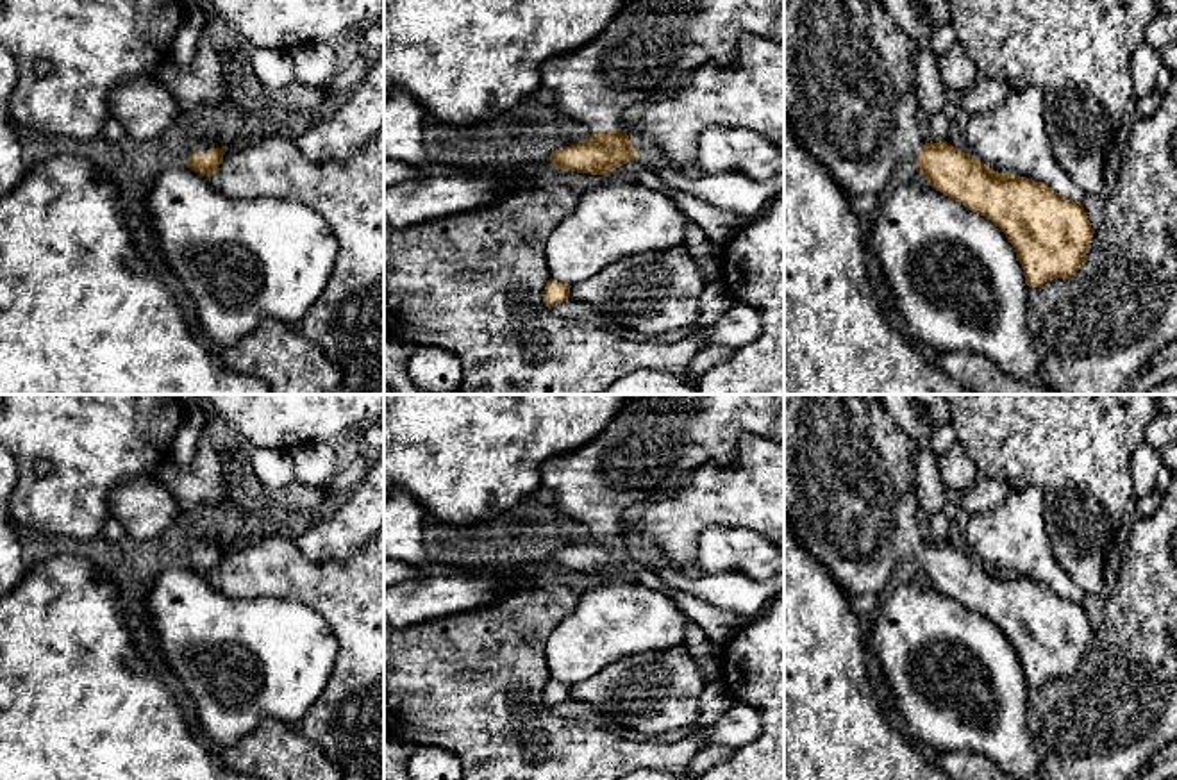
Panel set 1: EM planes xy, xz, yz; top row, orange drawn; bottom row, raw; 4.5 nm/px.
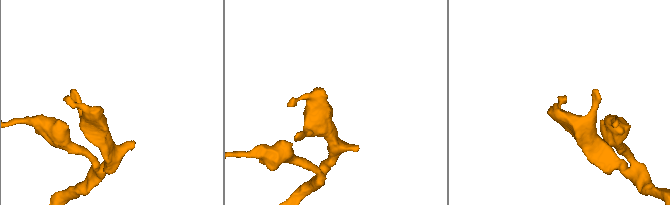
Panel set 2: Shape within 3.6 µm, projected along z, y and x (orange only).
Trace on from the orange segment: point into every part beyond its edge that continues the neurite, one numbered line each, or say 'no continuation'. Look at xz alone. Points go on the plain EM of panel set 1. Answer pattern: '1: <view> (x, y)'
1: xz (654, 443)

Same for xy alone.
1: xy (202, 543)

